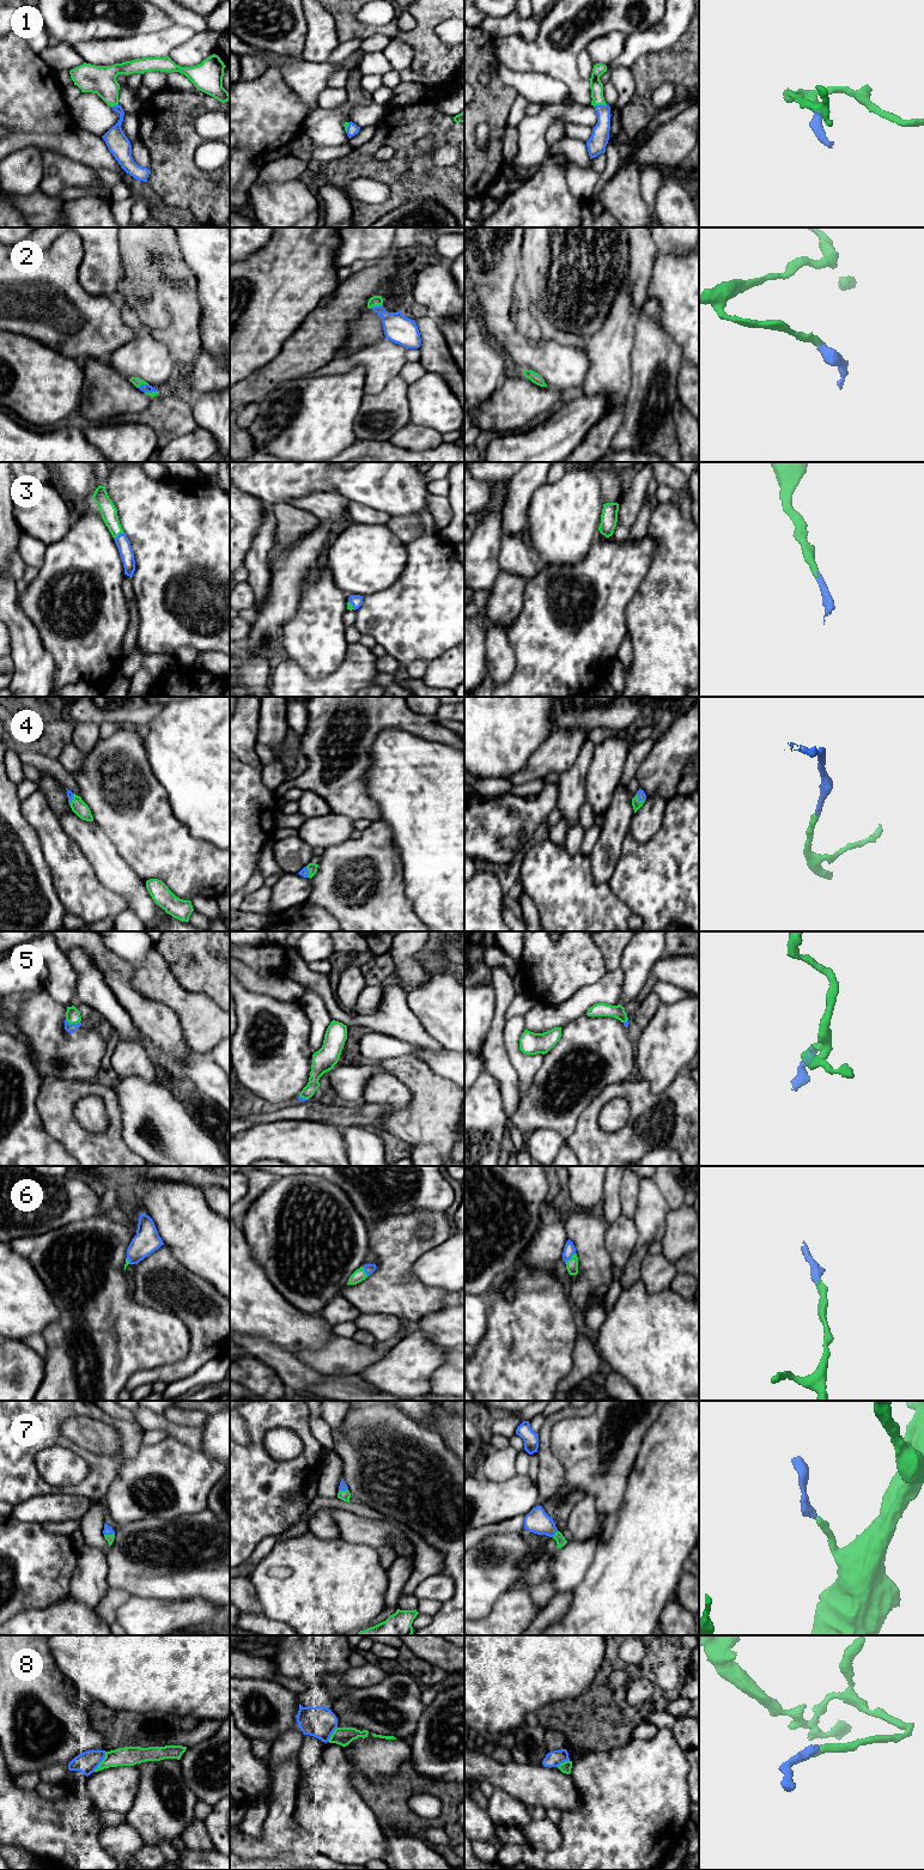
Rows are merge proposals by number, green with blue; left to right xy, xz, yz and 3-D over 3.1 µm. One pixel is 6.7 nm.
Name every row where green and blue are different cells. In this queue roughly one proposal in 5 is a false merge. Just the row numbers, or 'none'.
8

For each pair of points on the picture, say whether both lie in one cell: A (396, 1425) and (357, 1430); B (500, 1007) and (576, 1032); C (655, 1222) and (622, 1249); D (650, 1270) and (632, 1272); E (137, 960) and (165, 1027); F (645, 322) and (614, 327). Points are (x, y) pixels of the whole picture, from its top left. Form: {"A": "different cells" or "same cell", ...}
{"A": "same cell", "B": "different cells", "C": "different cells", "D": "different cells", "E": "different cells", "F": "different cells"}

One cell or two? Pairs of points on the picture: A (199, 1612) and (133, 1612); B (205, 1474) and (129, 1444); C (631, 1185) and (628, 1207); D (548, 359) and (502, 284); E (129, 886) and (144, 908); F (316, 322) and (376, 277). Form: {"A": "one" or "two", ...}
{"A": "one", "B": "two", "C": "one", "D": "one", "E": "one", "F": "one"}

